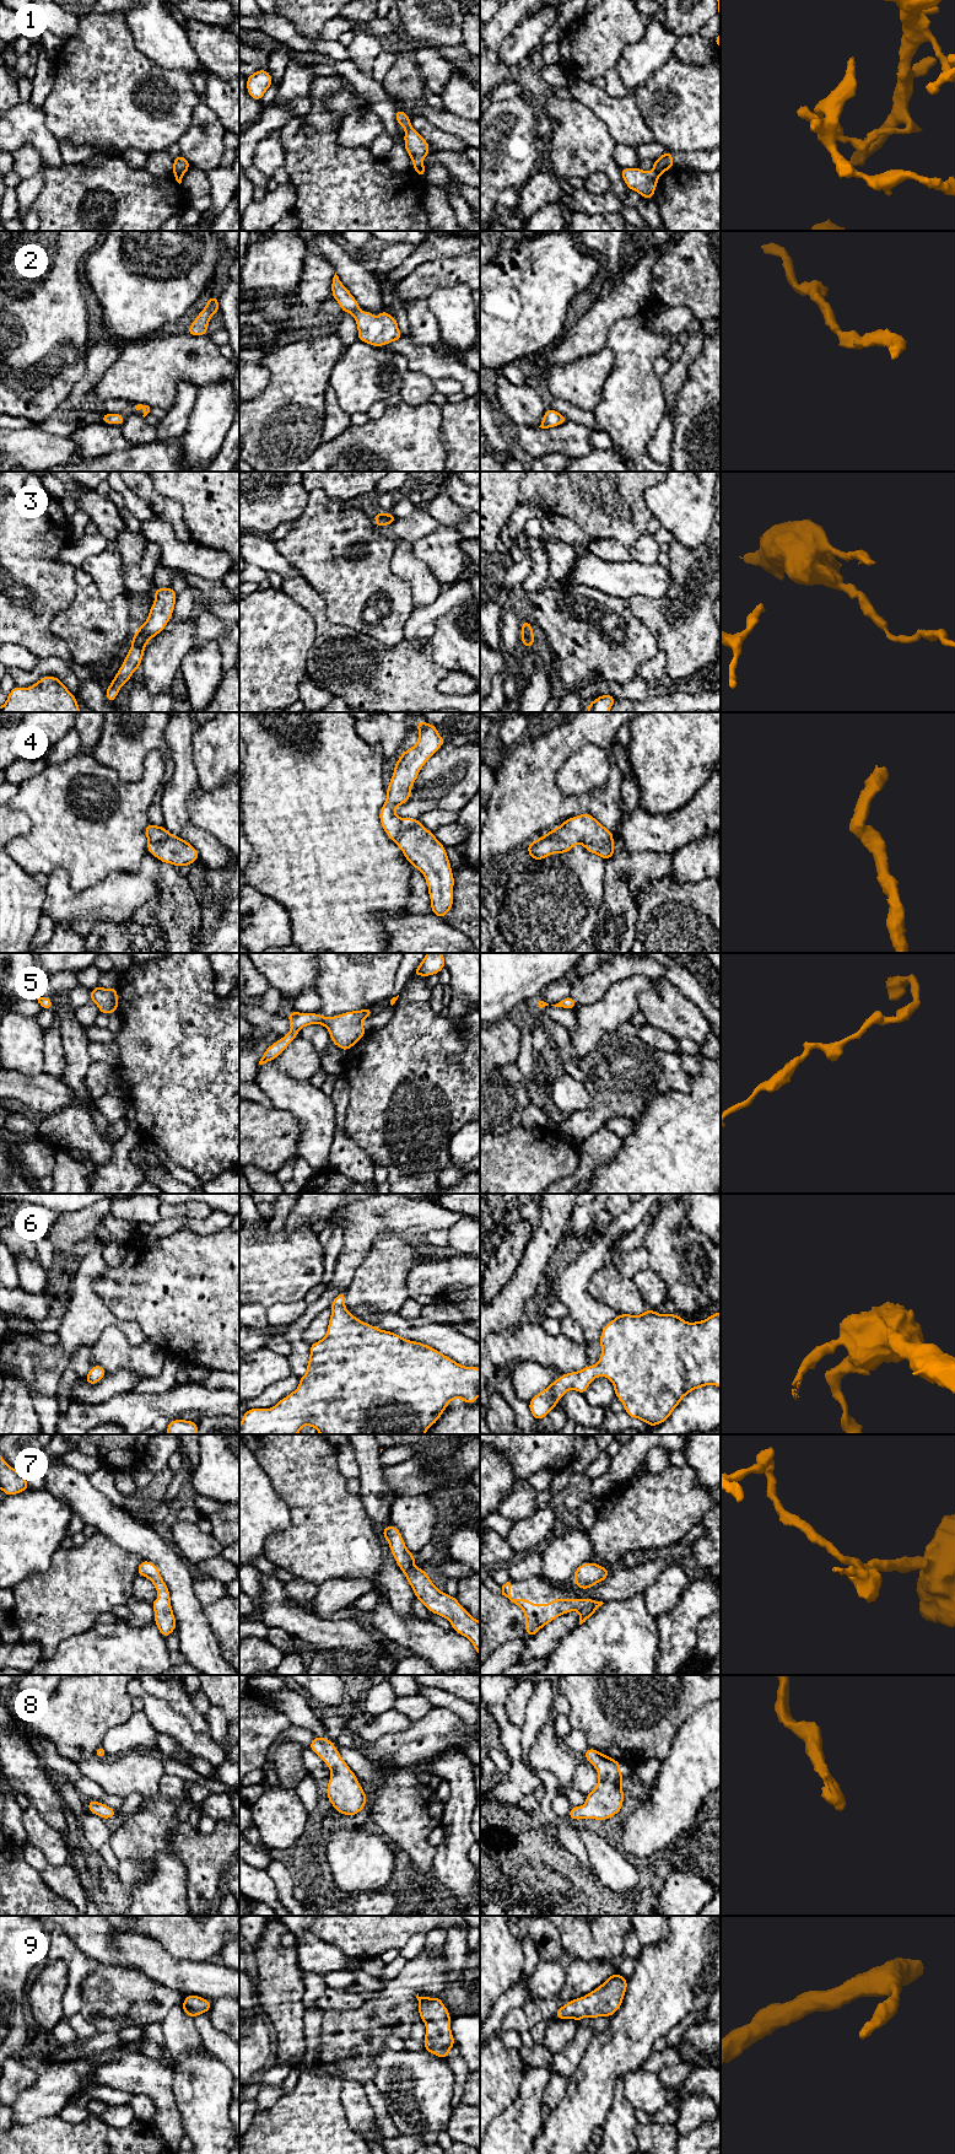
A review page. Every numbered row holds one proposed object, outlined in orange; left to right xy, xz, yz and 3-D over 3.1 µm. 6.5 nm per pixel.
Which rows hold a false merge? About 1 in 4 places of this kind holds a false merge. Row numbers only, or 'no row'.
1

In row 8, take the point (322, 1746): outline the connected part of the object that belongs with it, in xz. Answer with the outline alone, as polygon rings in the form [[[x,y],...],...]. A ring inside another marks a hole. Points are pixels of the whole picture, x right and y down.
[[[314,1735],[308,1745],[330,1768],[327,1786],[328,1802],[344,1815],[355,1816],[366,1808],[367,1795],[357,1782],[357,1776],[340,1756],[336,1746],[328,1739]]]

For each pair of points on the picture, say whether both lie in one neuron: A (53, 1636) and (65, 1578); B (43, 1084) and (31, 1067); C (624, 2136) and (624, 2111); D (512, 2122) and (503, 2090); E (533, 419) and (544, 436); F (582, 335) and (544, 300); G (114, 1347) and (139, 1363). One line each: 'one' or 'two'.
A: one
B: two
C: one
D: two
E: two
F: two
G: one

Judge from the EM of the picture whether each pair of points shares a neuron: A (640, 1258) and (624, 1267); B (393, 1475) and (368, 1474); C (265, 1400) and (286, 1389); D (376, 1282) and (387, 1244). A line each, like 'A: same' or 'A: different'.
A: same
B: different
C: same
D: same

